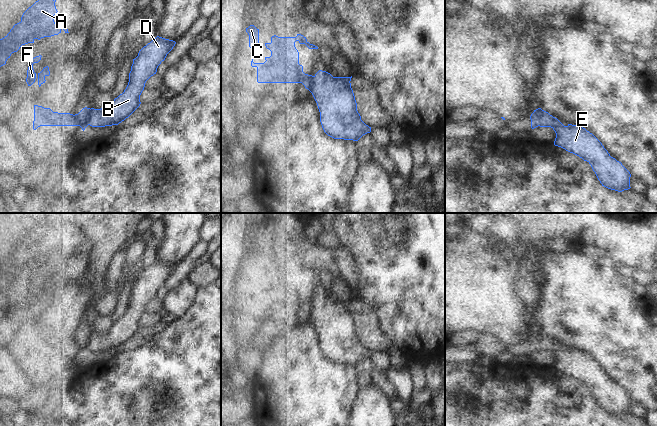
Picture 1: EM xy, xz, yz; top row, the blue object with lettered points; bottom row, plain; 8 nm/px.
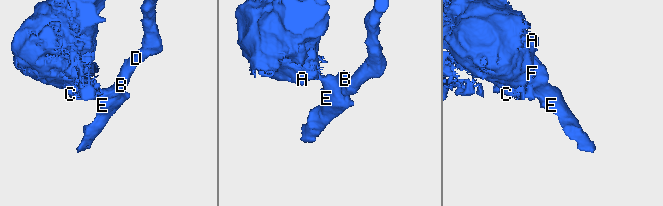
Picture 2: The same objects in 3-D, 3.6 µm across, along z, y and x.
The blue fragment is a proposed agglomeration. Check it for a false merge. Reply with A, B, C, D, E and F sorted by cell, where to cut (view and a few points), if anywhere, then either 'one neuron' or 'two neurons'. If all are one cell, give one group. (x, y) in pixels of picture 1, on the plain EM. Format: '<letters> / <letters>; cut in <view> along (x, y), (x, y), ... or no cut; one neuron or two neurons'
A C F / B D E; cut in xy along (89, 332), (87, 348); two neurons

